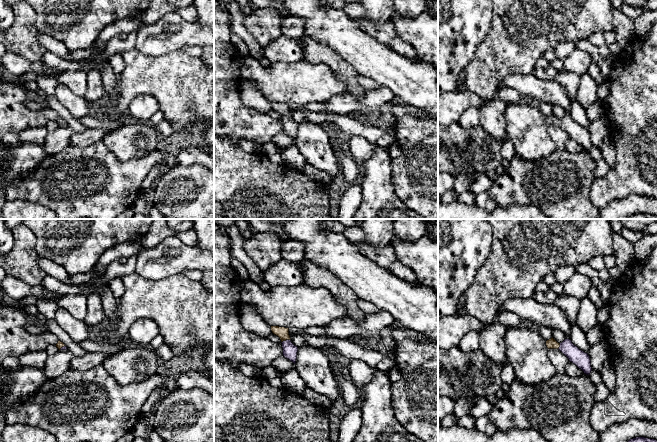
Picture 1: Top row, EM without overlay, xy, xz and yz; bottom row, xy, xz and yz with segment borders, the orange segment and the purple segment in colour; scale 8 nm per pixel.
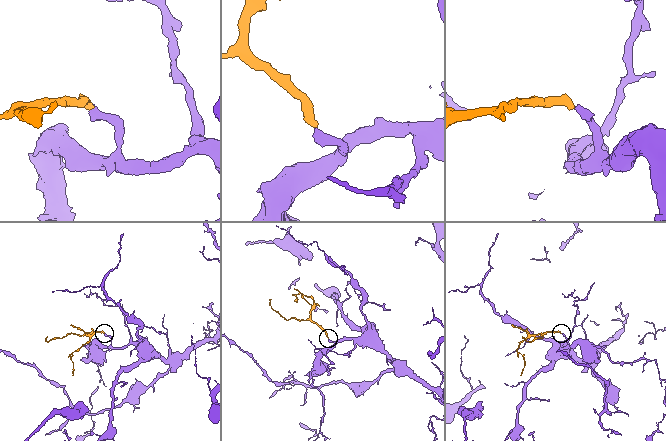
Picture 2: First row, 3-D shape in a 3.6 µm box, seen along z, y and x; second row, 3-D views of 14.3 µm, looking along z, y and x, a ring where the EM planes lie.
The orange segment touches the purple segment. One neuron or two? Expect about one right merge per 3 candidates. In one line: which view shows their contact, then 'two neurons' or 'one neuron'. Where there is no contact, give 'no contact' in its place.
meets orange in xz; one neuron

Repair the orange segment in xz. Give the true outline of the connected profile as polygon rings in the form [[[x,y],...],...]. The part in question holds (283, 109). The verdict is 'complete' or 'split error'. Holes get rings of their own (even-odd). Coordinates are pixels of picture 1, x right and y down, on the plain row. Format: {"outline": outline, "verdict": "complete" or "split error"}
{"outline": [[[271,102],[271,107],[278,112],[282,119],[283,132],[296,140],[298,123],[291,118],[289,111],[289,104]]], "verdict": "split error"}

